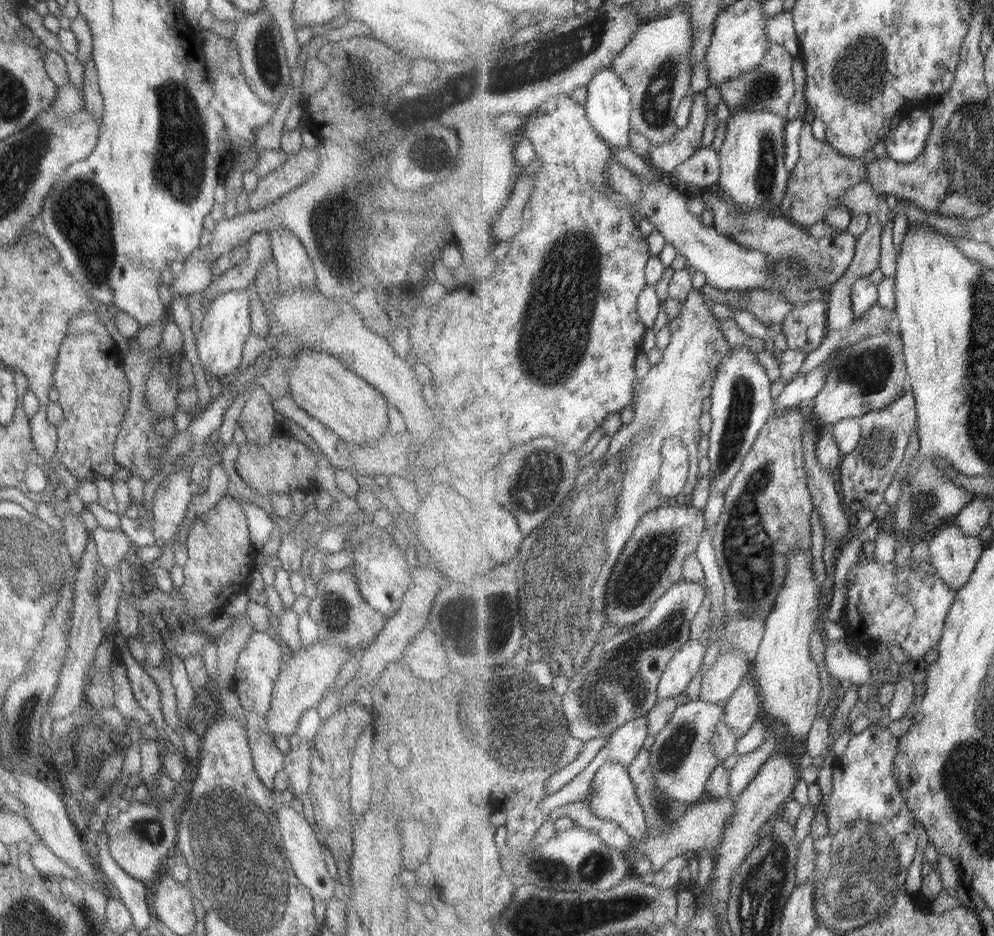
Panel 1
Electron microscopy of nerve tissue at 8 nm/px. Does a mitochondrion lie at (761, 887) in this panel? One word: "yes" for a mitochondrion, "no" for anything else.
yes

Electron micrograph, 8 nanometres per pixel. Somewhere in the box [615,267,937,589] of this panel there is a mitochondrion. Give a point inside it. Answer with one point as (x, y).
(742, 396)

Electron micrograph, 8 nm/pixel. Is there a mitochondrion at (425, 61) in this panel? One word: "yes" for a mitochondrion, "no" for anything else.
no

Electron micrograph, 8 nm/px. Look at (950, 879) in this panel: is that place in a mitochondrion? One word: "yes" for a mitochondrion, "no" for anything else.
no

